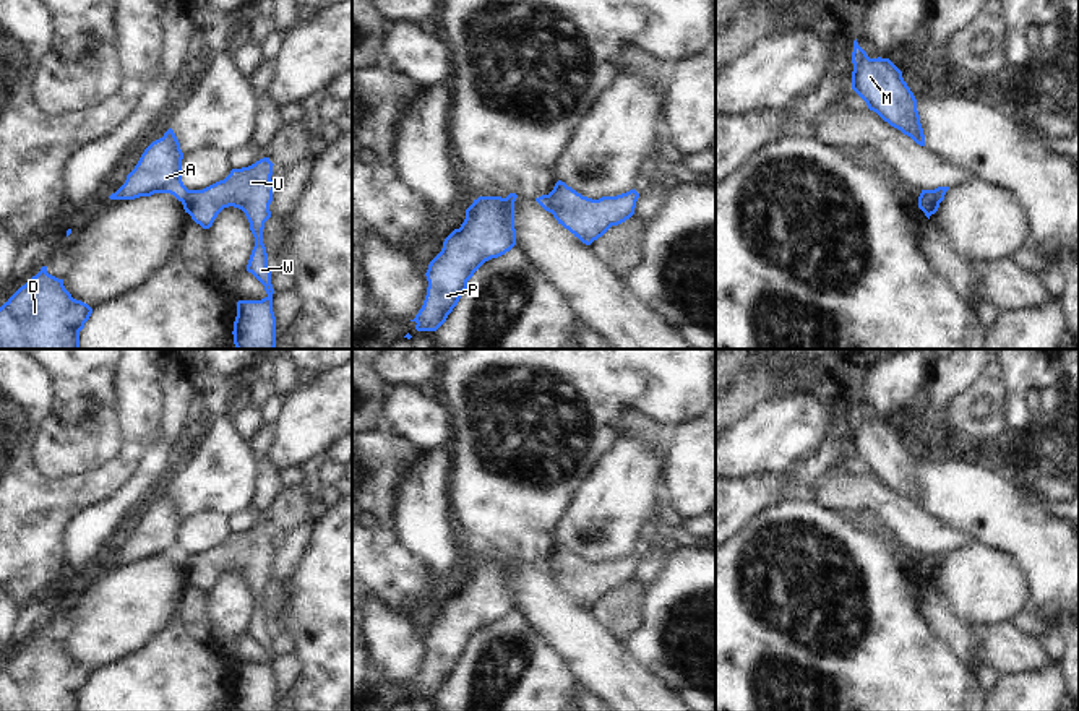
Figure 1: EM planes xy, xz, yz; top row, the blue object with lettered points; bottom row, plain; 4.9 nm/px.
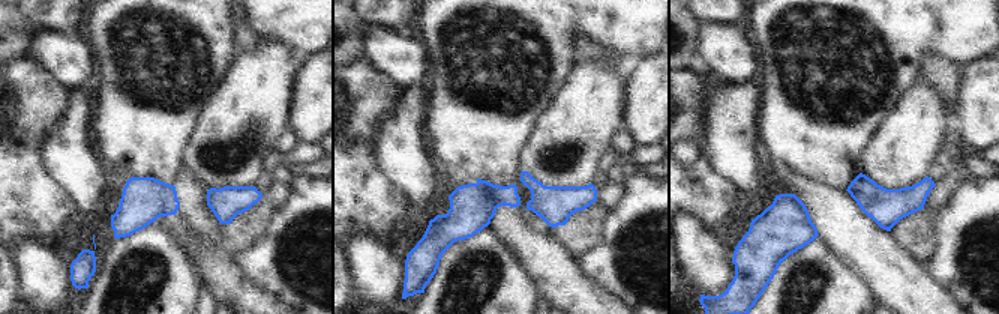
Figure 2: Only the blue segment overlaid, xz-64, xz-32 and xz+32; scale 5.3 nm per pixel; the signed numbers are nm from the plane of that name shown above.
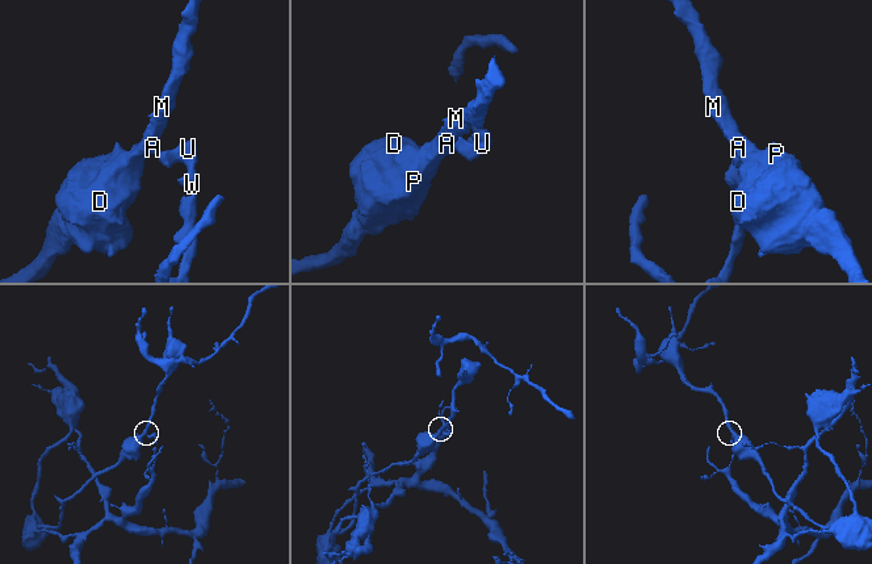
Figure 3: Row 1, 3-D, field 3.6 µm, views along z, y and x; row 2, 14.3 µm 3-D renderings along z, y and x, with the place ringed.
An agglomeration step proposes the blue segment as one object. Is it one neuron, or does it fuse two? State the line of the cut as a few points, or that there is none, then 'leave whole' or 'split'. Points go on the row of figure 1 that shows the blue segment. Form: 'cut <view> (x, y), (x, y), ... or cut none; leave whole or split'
cut xz (545, 195), (550, 211); split

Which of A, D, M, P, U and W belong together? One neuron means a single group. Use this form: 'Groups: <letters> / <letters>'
Groups: A D M P / U W

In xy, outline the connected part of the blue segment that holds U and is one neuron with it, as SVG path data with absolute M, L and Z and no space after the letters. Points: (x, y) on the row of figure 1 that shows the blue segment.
M263 157L248 167L232 169L224 180L203 190L188 190L182 201L185 213L203 229L209 229L217 214L229 206L242 209L250 222L255 247L247 271L264 286L268 295L261 300L237 302L232 331L237 349L276 347L274 289L263 243L263 229L264 222L271 218L269 205L276 188L271 180L273 166L269 157Z

